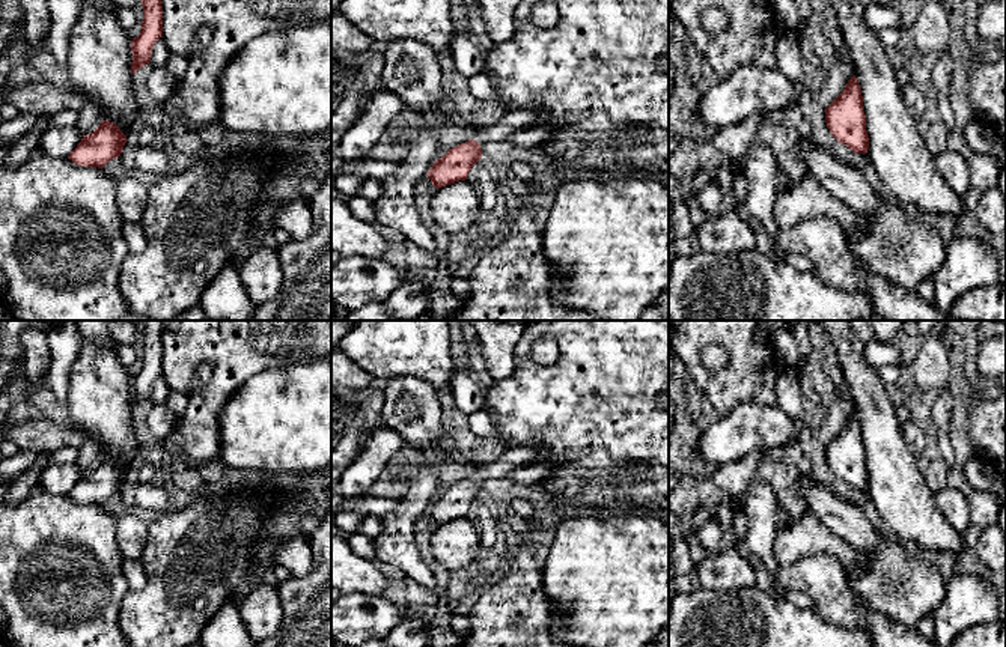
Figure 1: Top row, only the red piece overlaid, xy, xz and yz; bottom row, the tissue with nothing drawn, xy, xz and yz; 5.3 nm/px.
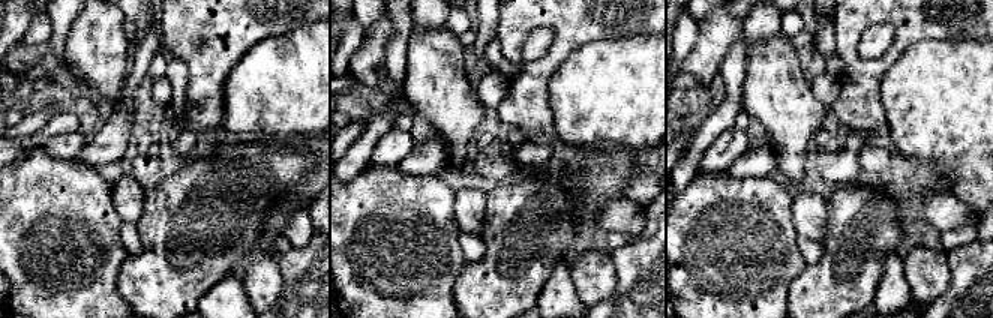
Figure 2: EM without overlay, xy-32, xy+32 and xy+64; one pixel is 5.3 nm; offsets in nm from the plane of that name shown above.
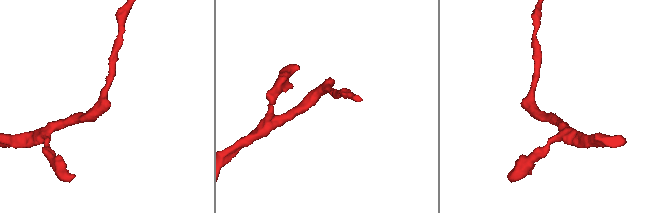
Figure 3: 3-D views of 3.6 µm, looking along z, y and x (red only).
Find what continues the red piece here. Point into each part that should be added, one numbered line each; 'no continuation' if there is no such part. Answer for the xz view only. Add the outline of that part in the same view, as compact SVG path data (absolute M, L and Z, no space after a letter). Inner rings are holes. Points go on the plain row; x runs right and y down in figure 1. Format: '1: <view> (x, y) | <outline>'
1: xz (515, 458) | M532 445L506 448L492 463L474 466L473 477L479 481L505 478L509 472L529 466L535 462L538 450Z

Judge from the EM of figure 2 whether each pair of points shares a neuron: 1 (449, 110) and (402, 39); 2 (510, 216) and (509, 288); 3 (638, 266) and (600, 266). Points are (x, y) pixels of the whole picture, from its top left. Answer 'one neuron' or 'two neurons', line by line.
1: two neurons
2: one neuron
3: two neurons

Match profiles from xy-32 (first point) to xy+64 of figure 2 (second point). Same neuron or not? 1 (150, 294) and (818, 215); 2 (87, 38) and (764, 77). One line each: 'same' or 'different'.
1: different
2: same

